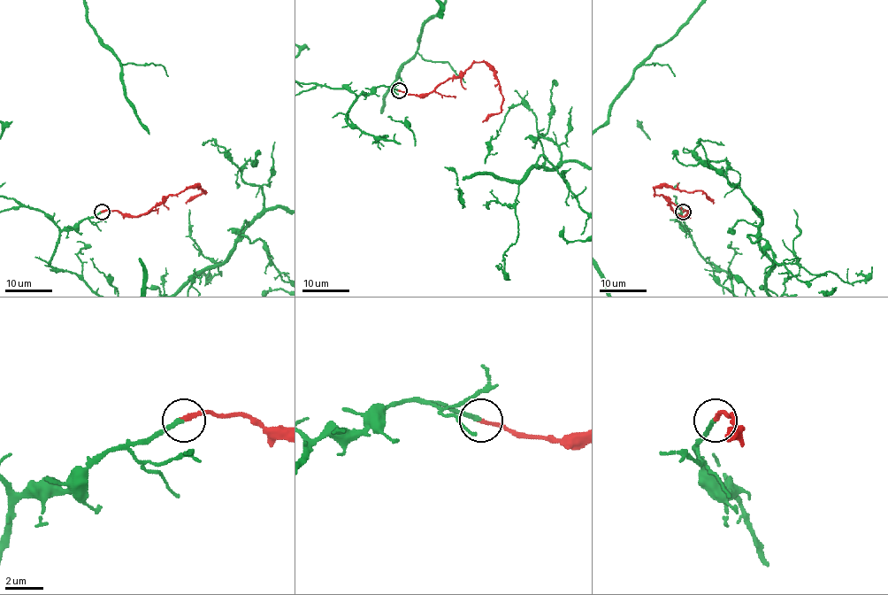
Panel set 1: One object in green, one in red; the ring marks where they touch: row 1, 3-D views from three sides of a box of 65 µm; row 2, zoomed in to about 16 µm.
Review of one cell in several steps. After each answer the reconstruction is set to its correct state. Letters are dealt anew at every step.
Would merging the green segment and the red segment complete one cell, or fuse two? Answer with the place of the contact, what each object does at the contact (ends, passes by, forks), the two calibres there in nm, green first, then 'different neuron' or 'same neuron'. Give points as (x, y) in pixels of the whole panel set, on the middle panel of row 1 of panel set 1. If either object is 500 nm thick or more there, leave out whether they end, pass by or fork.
place (399, 90); green ends; red ends; calibres 220 and 200 nm; same neuron

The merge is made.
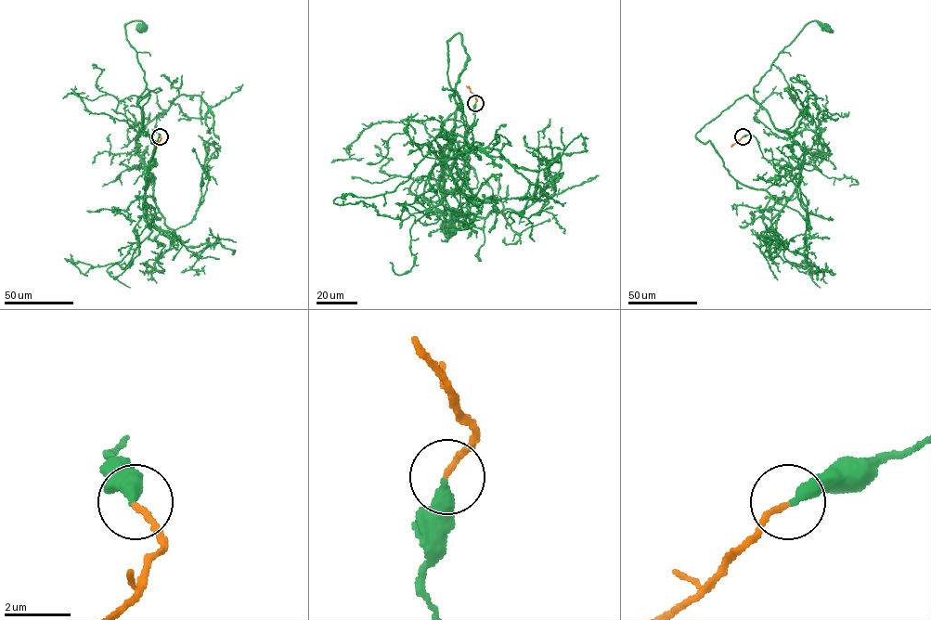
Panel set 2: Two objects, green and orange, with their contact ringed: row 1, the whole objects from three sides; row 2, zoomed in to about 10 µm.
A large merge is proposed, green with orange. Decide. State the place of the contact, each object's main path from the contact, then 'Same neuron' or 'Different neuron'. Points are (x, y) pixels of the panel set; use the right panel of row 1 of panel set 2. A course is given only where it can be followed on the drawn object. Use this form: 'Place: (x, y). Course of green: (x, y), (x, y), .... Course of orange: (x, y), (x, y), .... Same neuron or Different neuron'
Place: (743, 136). Course of green: (743, 136), (753, 135), (768, 161), (800, 168), (804, 152), (774, 126), (753, 88), (808, 23), (824, 27). Course of orange: (743, 136), (731, 147). Same neuron

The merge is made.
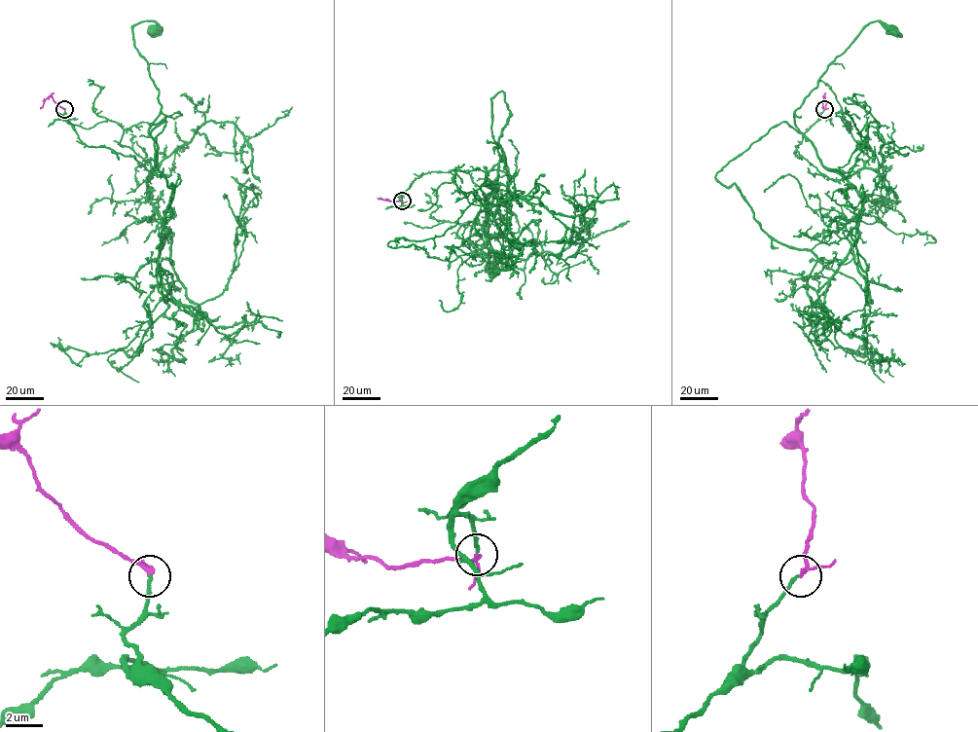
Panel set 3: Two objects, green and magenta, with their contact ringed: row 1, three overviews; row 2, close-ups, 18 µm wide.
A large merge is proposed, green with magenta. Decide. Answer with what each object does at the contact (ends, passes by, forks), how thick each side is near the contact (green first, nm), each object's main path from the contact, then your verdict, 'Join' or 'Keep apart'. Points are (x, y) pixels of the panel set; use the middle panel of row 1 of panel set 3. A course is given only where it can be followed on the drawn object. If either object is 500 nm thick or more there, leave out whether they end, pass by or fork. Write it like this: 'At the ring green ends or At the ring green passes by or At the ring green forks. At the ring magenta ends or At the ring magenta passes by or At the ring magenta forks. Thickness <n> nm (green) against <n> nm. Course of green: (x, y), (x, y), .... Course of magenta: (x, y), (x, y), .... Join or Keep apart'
At the ring green ends. At the ring magenta passes by. Thickness 180 nm (green) against 180 nm. Course of green: (402, 200), (416, 178), (457, 169), (485, 194), (487, 218), (486, 174), (496, 169), (470, 236), (489, 266). Course of magenta: (402, 201), (377, 198). Join

